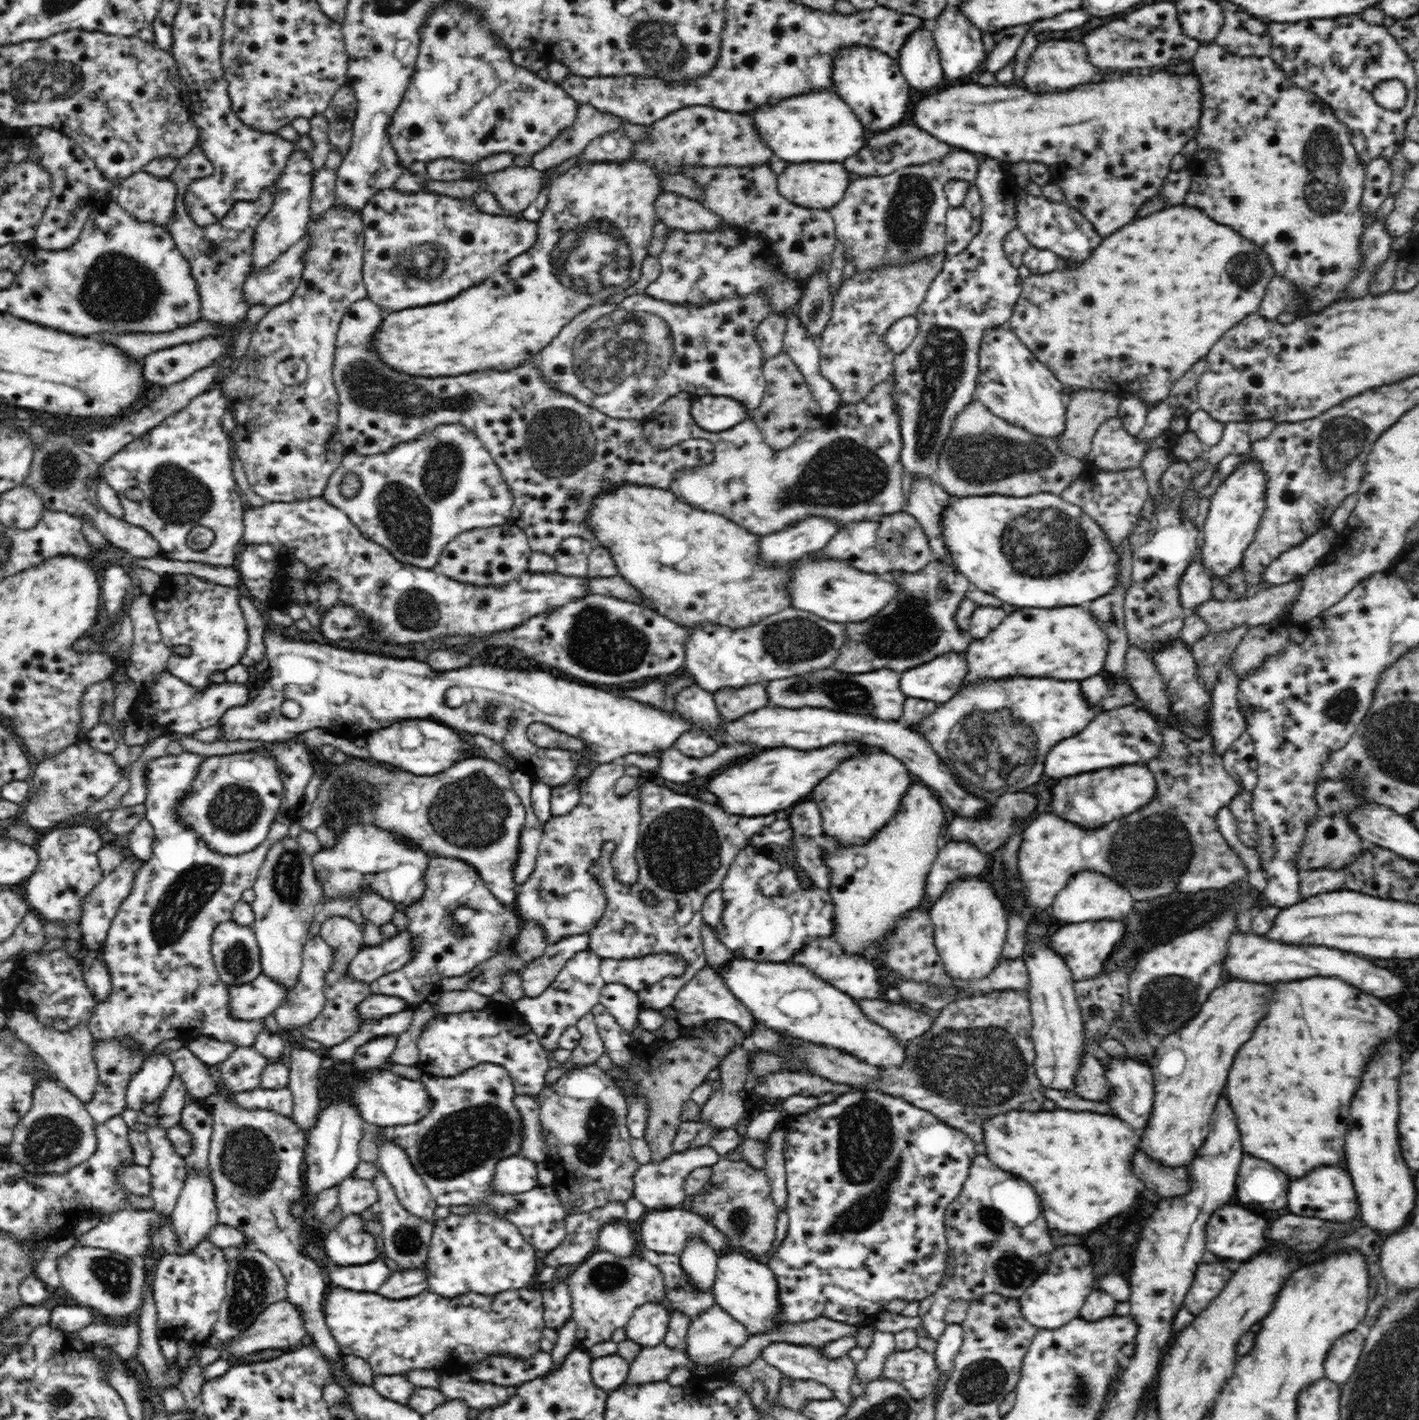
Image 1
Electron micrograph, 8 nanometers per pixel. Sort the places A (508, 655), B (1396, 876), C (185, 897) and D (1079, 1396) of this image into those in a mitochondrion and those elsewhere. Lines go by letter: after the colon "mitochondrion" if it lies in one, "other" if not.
A: other
B: mitochondrion
C: mitochondrion
D: mitochondrion

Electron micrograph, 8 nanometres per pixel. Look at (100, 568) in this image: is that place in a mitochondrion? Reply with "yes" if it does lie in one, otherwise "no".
no

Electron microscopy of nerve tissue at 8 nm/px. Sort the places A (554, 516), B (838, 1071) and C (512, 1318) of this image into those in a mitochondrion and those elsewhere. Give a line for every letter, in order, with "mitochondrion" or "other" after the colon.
A: other
B: other
C: mitochondrion

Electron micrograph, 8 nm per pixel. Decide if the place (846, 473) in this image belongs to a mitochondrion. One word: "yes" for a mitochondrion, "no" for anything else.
yes

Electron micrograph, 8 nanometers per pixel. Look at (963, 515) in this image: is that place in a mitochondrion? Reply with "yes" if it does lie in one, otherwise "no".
no

